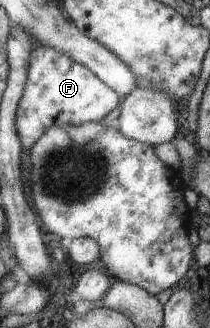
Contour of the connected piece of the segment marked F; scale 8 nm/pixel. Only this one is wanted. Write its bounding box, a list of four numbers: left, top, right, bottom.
[18,45,120,152]

